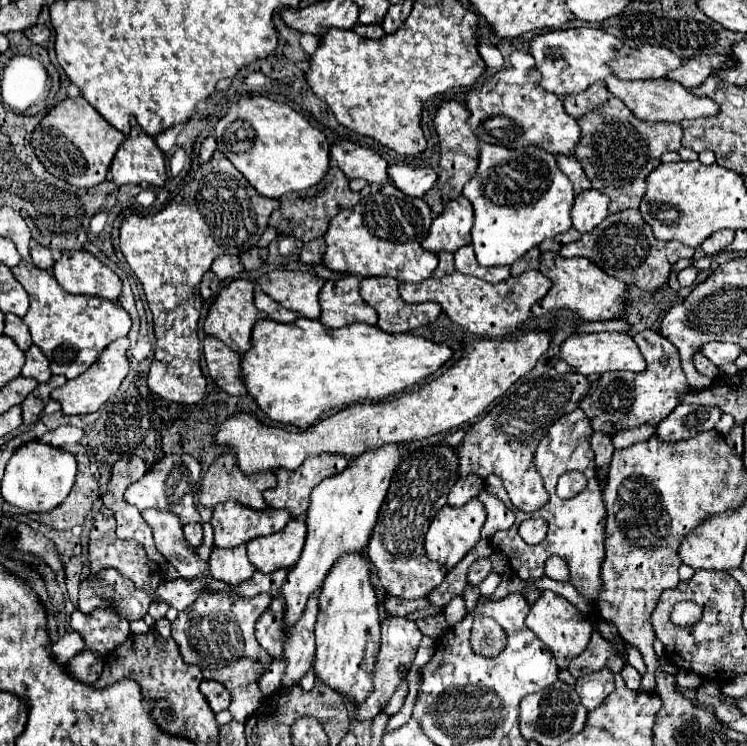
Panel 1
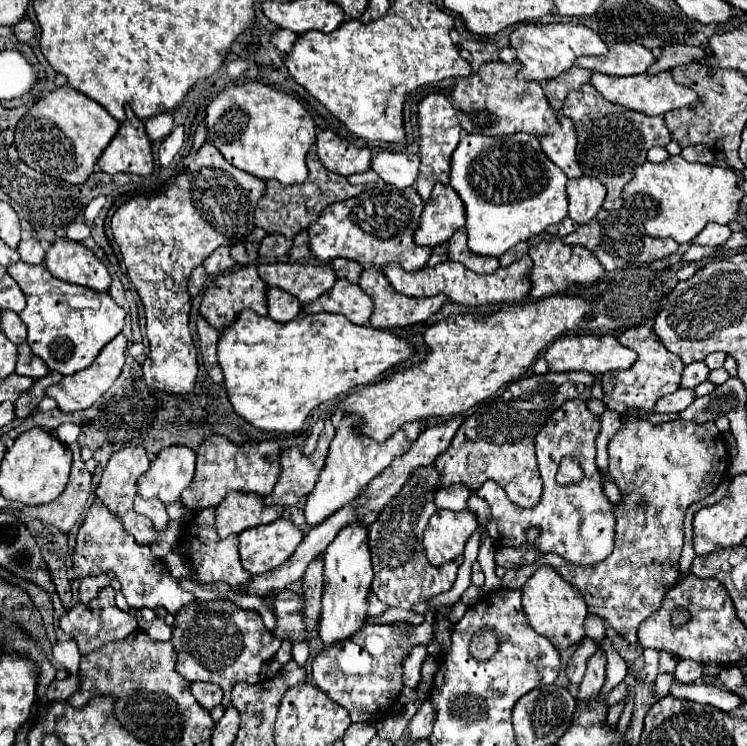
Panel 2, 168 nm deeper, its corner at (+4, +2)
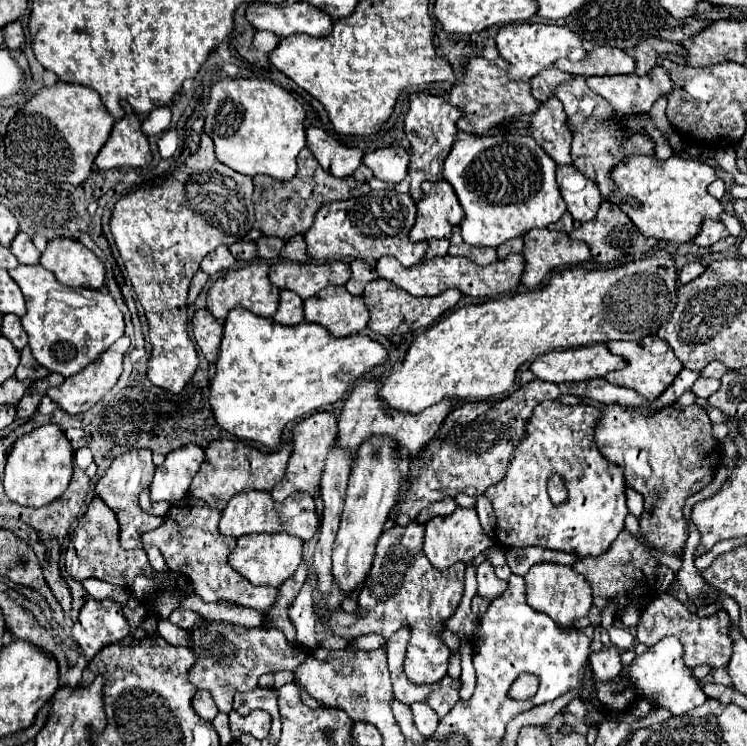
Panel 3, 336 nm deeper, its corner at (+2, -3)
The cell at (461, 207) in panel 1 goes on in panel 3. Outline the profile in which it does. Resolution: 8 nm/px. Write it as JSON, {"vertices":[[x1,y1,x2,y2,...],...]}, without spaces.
{"vertices":[[439,179,435,183,423,183,423,199,417,201,417,219,409,233,413,241,429,241,429,239,451,239,451,229,459,225,463,219,463,207,449,183]]}

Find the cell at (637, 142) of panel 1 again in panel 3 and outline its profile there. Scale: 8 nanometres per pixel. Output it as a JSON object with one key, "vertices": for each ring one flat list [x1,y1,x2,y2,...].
{"vertices":[[573,77,569,79,569,83,561,83,561,87,557,87,555,95,561,99,565,113,573,125,573,149,571,149,571,157,573,157,573,165,587,175,591,181,595,181,601,189,603,199,609,199,609,195,613,195,615,187,613,181,609,177,611,167,617,165,621,159,629,157,629,155,653,155,653,141,643,135,643,133,627,133,625,127,621,127,619,123,613,121,615,111,609,107,609,103,605,103,605,99,601,99,597,93,593,93,587,83,585,77]]}

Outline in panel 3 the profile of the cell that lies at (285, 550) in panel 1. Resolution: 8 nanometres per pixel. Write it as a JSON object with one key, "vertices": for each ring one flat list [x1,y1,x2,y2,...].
{"vertices":[[253,533,237,539,237,547,229,555,229,565,253,585,281,587,285,579,289,579,297,571,301,563,301,551,303,541,299,537,287,533]]}

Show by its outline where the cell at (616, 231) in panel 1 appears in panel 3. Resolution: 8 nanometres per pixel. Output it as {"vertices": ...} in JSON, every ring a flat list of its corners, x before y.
{"vertices":[[603,201,597,215,595,215,595,219,591,219,591,221,583,223,581,227,573,229,569,233,569,237,585,241,589,245,589,249,591,249,593,259,597,259,597,261,601,261,605,265,613,265,617,261,623,261,625,257,641,257,641,255,649,253,657,245,657,239,643,237,637,231,637,227,631,223,631,219,617,205,613,205,609,201]]}

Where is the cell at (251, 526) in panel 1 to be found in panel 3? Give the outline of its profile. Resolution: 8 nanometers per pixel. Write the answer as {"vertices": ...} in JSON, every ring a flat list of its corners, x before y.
{"vertices":[[241,491,231,497,227,507,221,513,219,521,219,531,223,535,233,535,233,537,243,537,249,533,271,533,271,531,285,531,289,535,297,535,303,541,309,541,315,531,317,531,317,513,315,513,315,503,311,495,297,493,285,499,285,503,273,501,271,493,265,491]]}

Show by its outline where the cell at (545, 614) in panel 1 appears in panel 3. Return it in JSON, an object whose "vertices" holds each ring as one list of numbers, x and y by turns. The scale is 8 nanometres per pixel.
{"vertices":[[537,563,525,575,525,583,527,583,527,603,535,611,549,615,561,627,573,627,573,621,585,617,591,609,591,601,593,601,591,587,587,579,581,573,573,571,569,565]]}

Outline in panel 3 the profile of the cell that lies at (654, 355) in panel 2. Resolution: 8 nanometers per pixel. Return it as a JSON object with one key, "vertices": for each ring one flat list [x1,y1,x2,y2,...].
{"vertices":[[655,335,643,337,639,341,617,341,617,343,605,343,605,345,613,355,617,353,619,357,623,357,627,361,627,367,623,367,621,371,611,371,609,375,605,375,605,379,611,385,631,387,651,401,655,401,669,387,669,383,673,383,677,373,683,369,681,361,675,357,669,343,665,343,663,339,659,339]]}

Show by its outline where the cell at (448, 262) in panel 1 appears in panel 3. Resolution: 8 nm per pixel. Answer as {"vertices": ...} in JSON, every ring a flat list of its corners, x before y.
{"vertices":[[439,239,439,241,427,241,429,243,429,247,427,247,427,251,425,251,425,257,441,257,441,255,445,255,447,253,447,249,449,249,449,241,445,241,445,239]]}

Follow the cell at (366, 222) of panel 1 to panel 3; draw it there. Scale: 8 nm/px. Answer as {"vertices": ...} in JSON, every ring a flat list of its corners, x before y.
{"vertices":[[395,189,369,191,367,195,325,203,317,211,313,225,303,233,307,251,313,259,363,259,377,261,383,255,393,255,401,265,413,267,425,255,427,243,411,243,409,231,415,223,415,201,409,193,397,193]]}

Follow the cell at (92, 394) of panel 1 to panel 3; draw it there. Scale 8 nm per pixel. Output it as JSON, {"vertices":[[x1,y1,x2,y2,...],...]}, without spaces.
{"vertices":[[123,335,121,339,117,339,117,343,113,343,113,347,109,347,109,351,105,351,105,355,99,355,97,361,89,363,89,367,85,367,85,371,79,371,77,377,71,375,59,387,51,387,47,391,47,395,69,415,77,415,77,413,91,409,117,383,117,379,123,371,123,355,127,349,129,349,129,337]]}

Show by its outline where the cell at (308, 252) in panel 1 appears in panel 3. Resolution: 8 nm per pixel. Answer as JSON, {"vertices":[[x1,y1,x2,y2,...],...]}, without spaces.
{"vertices":[[295,235,293,239,285,241,283,249,281,249,281,257,285,261,297,261,297,263,305,263,307,257,307,243,303,239,303,235]]}

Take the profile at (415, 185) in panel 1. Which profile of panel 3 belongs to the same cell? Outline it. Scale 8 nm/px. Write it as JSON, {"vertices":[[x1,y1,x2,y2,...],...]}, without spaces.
{"vertices":[[389,145,367,153,363,163,375,173,375,177,391,183,401,183,407,175,409,153,399,145]]}

